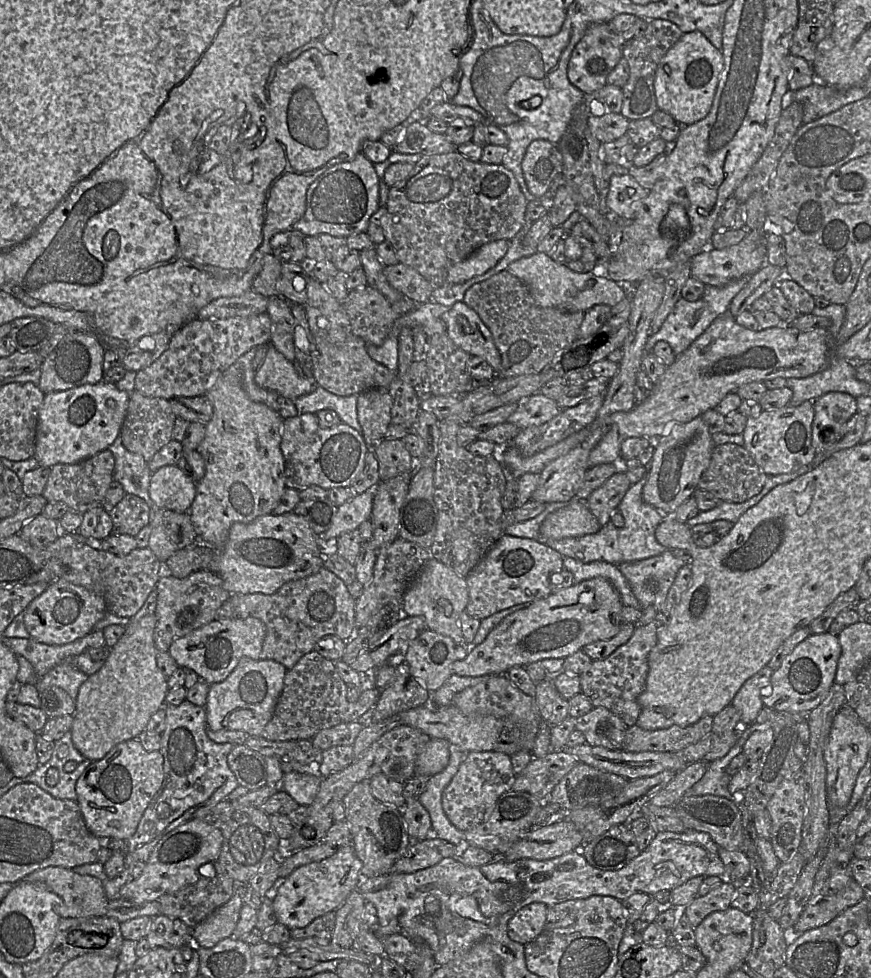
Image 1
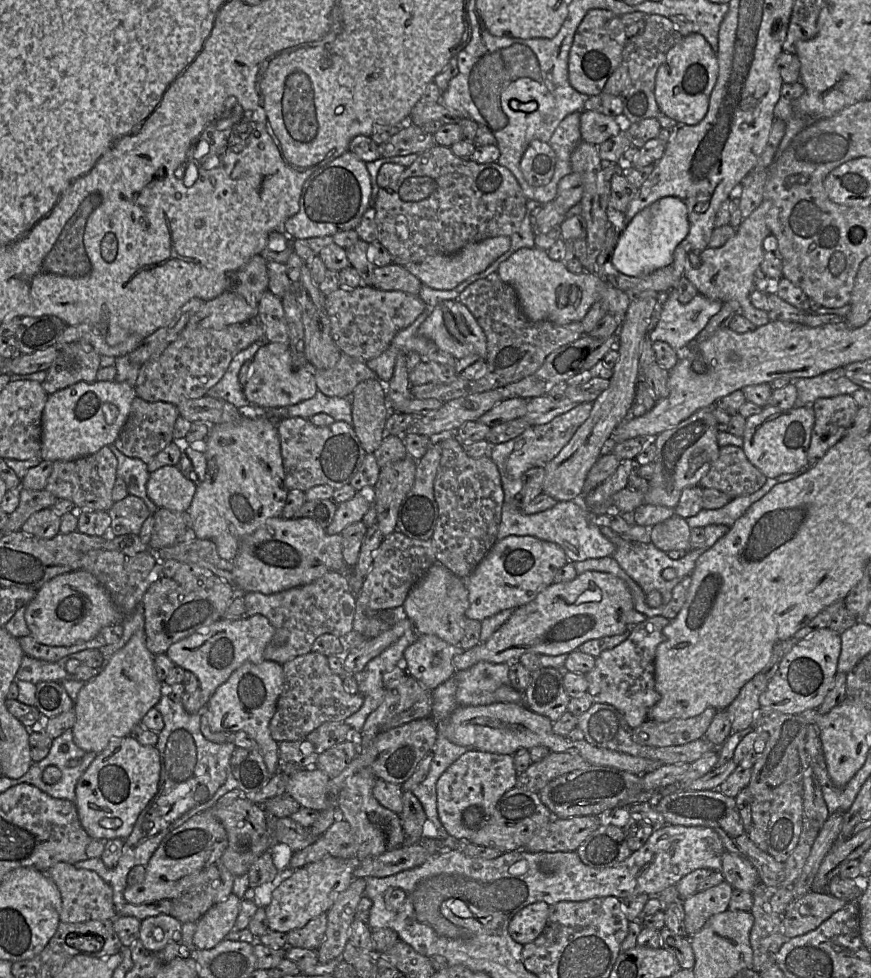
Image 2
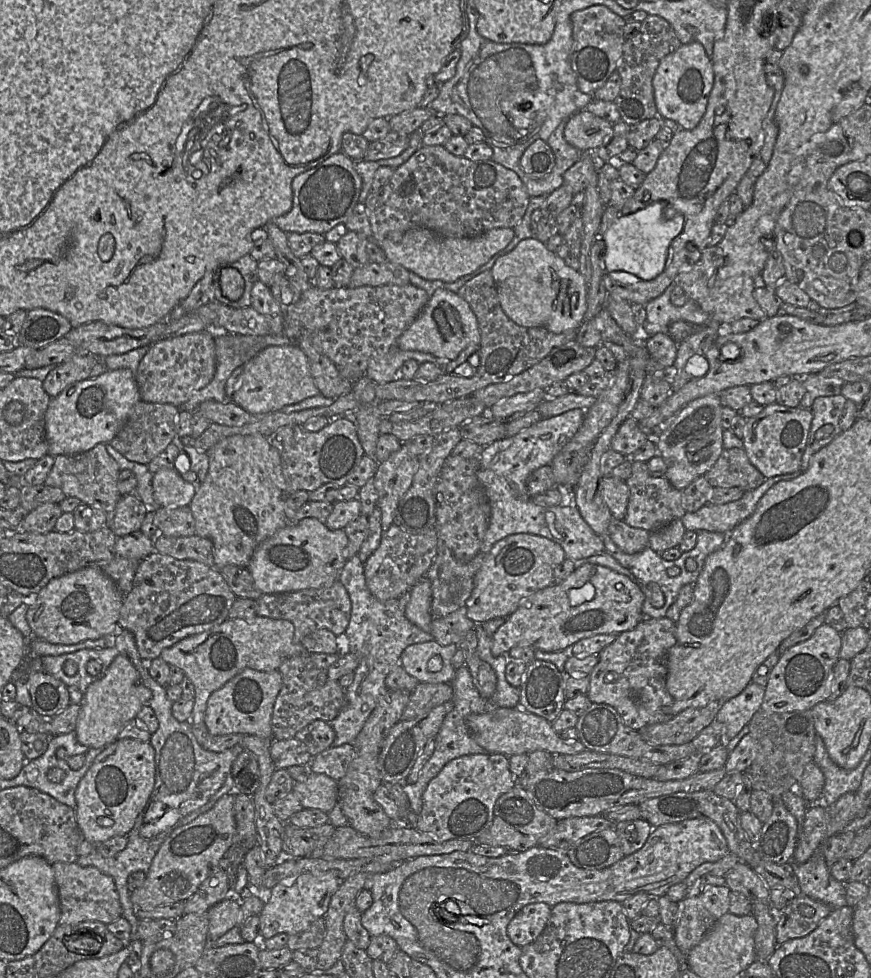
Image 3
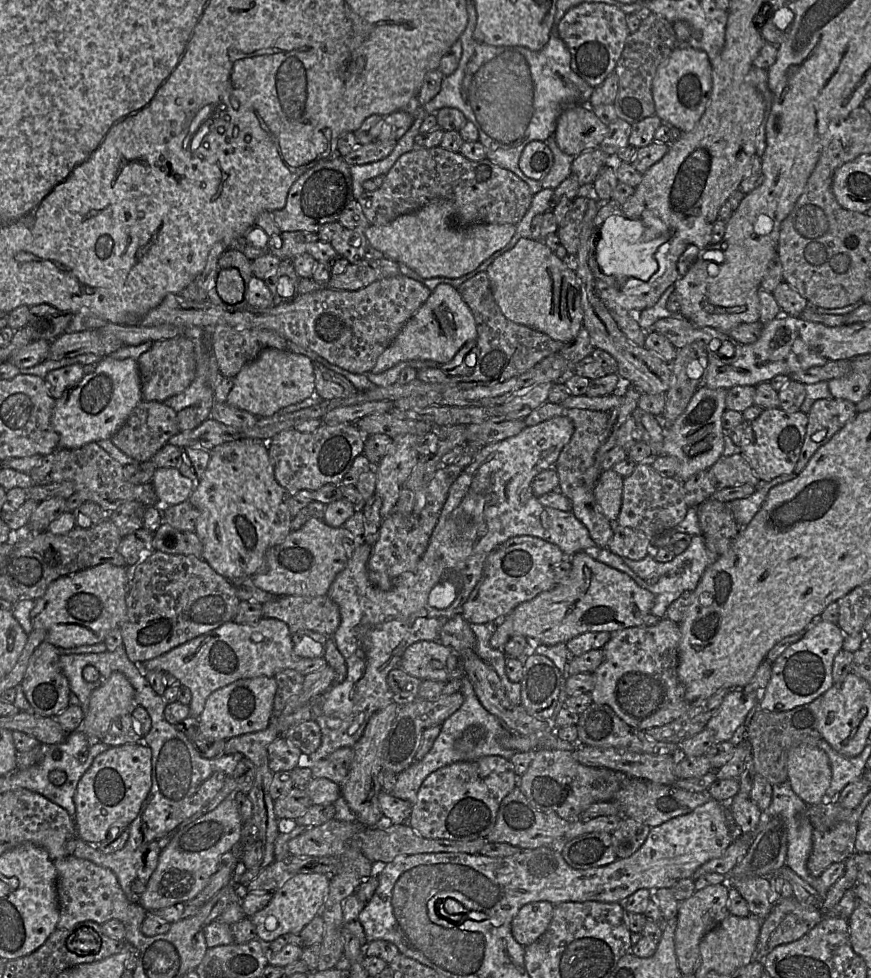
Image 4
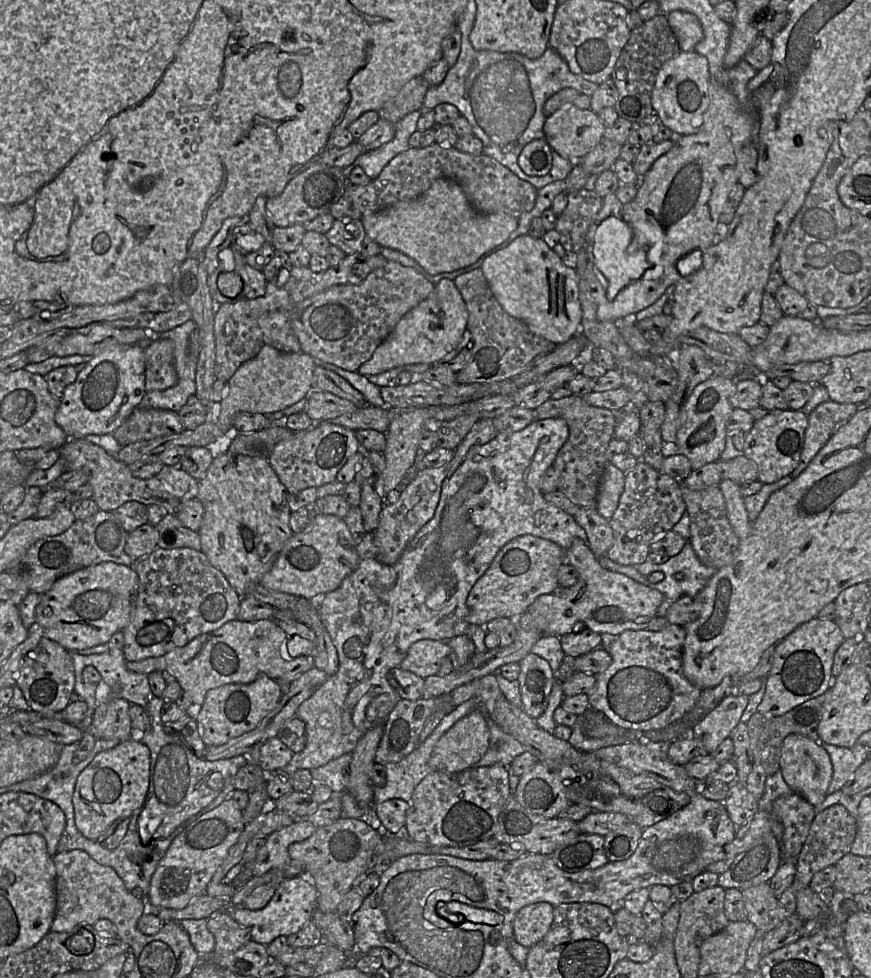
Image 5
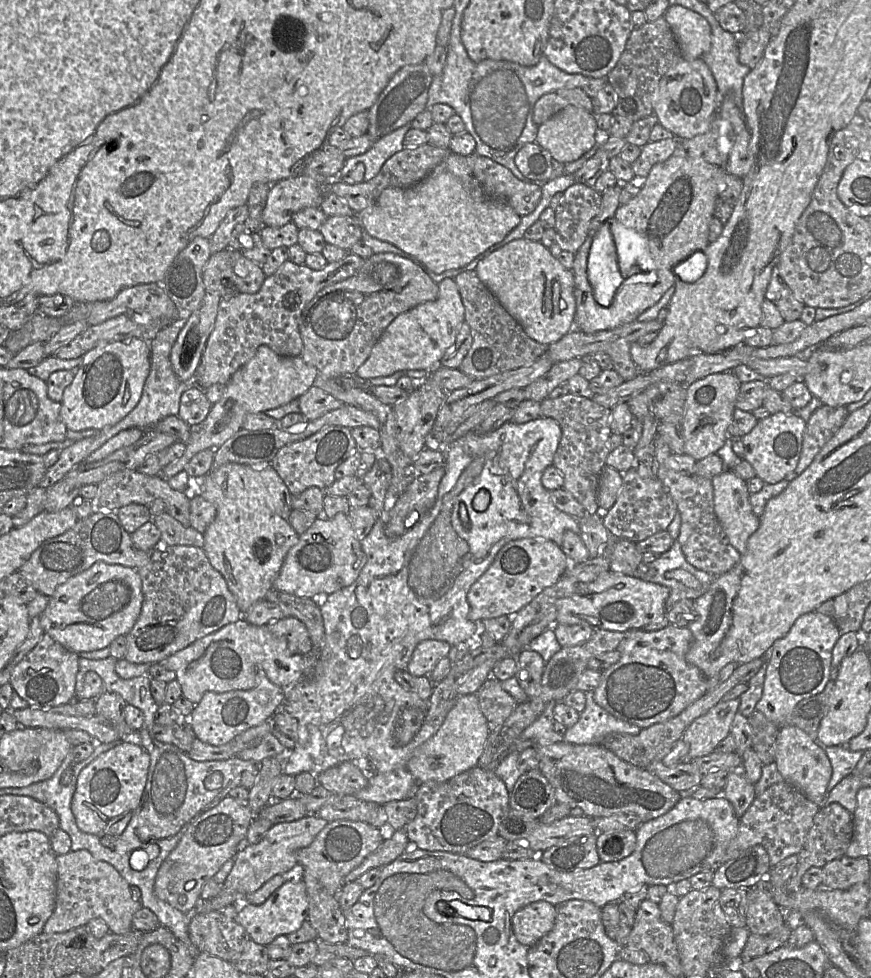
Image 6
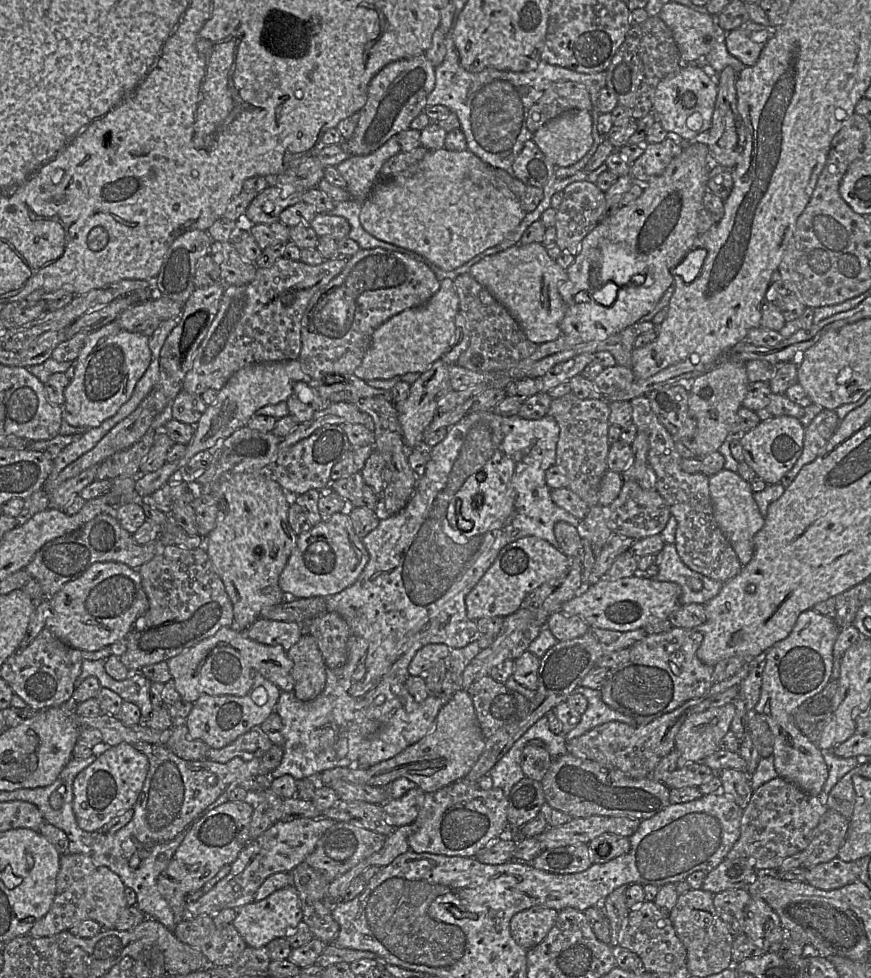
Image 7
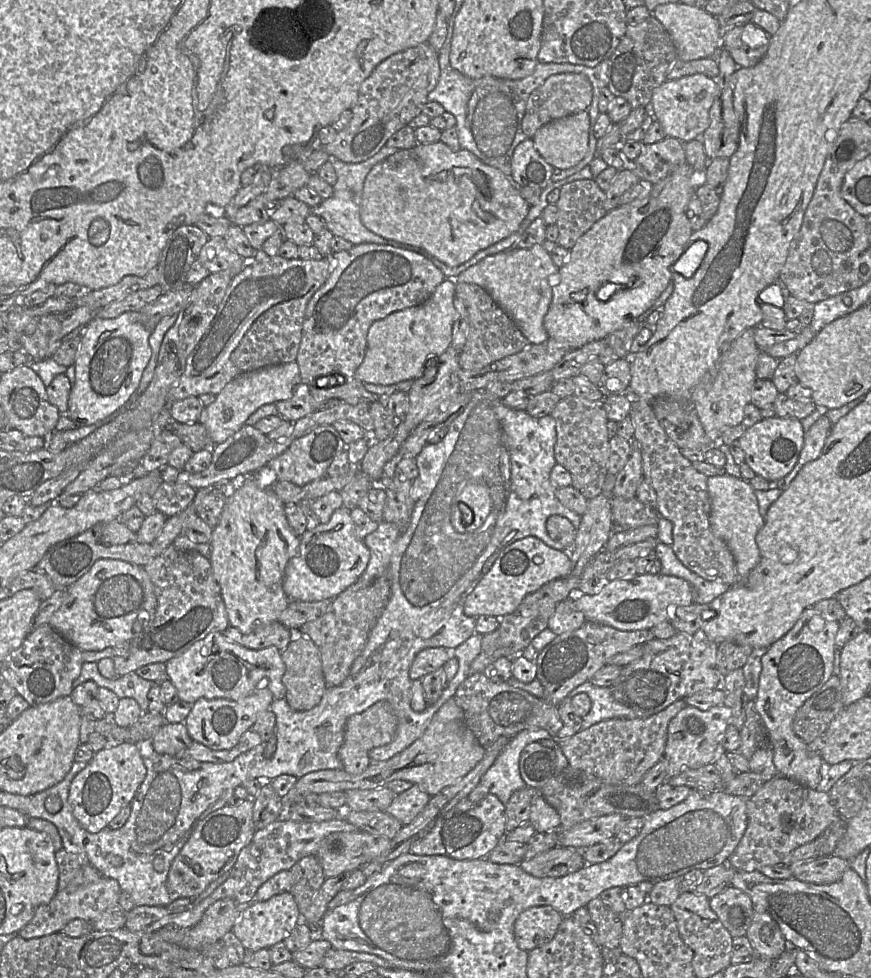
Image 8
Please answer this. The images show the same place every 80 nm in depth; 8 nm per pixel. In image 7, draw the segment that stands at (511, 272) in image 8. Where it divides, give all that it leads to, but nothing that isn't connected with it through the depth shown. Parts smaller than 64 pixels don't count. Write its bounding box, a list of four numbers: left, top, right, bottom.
[468,242,567,345]

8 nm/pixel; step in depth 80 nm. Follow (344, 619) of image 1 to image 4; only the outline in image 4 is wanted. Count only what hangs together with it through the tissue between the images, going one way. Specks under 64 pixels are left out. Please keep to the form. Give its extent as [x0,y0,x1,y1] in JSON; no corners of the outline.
[262,596,341,637]

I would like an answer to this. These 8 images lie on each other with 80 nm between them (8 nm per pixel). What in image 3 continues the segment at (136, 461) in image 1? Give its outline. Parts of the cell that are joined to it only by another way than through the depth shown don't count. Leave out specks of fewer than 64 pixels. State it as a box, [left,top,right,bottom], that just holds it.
[105,443,160,512]

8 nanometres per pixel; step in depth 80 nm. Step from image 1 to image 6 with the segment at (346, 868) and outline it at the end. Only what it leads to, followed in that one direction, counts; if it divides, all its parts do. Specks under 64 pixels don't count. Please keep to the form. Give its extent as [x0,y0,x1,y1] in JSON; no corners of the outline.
[235,875,308,946]

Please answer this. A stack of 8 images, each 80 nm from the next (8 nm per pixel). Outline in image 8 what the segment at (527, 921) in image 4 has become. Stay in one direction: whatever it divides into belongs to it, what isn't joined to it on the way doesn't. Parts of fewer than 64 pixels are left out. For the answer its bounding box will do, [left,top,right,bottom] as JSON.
[514,906,564,952]

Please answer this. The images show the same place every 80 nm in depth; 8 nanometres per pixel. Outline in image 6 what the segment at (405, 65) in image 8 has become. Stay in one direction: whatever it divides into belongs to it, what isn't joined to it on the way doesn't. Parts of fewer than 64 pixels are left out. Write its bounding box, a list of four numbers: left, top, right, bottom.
[366,63,433,141]

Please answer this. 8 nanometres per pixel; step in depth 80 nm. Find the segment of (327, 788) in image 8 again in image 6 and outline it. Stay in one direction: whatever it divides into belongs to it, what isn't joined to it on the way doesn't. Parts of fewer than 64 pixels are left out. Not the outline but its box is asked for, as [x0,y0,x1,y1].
[407,694,489,783]

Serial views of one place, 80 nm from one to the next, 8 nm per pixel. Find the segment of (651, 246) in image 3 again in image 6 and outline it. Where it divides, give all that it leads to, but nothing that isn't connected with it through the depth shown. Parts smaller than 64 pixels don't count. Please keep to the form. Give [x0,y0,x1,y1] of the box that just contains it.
[587,223,640,307]

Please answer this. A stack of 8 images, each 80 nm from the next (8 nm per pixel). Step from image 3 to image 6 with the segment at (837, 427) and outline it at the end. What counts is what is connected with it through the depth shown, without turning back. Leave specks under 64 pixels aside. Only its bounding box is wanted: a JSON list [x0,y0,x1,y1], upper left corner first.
[784,405,847,482]

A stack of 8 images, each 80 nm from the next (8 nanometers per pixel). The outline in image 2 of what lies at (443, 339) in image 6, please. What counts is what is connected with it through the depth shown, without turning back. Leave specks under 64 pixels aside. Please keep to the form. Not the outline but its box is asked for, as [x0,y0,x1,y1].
[418,299,486,360]

